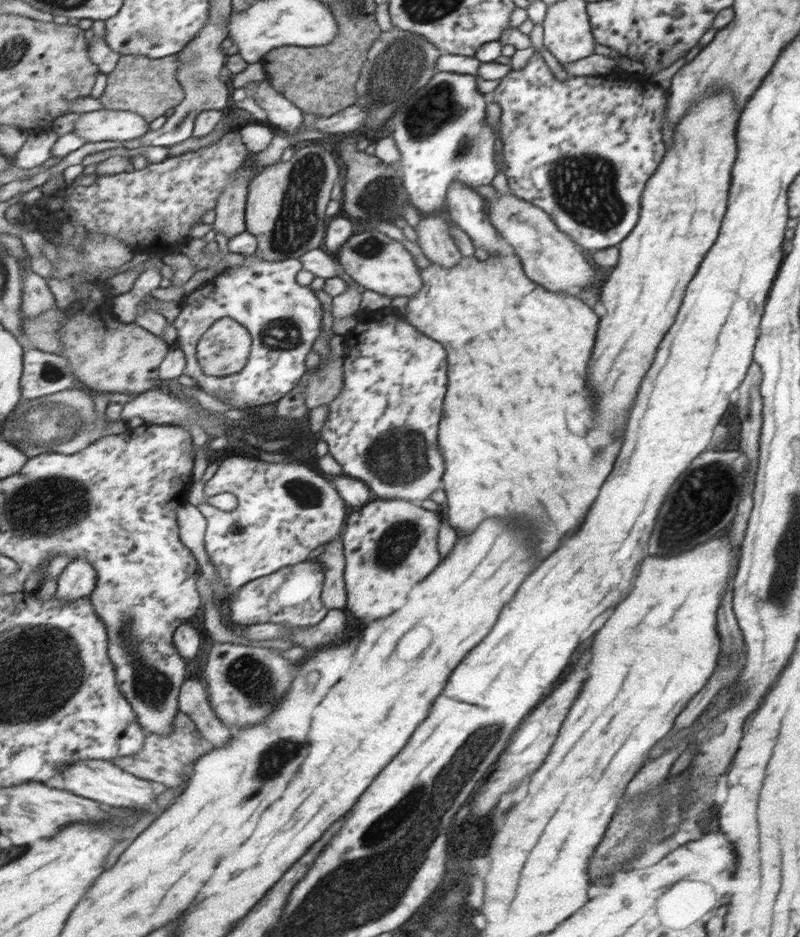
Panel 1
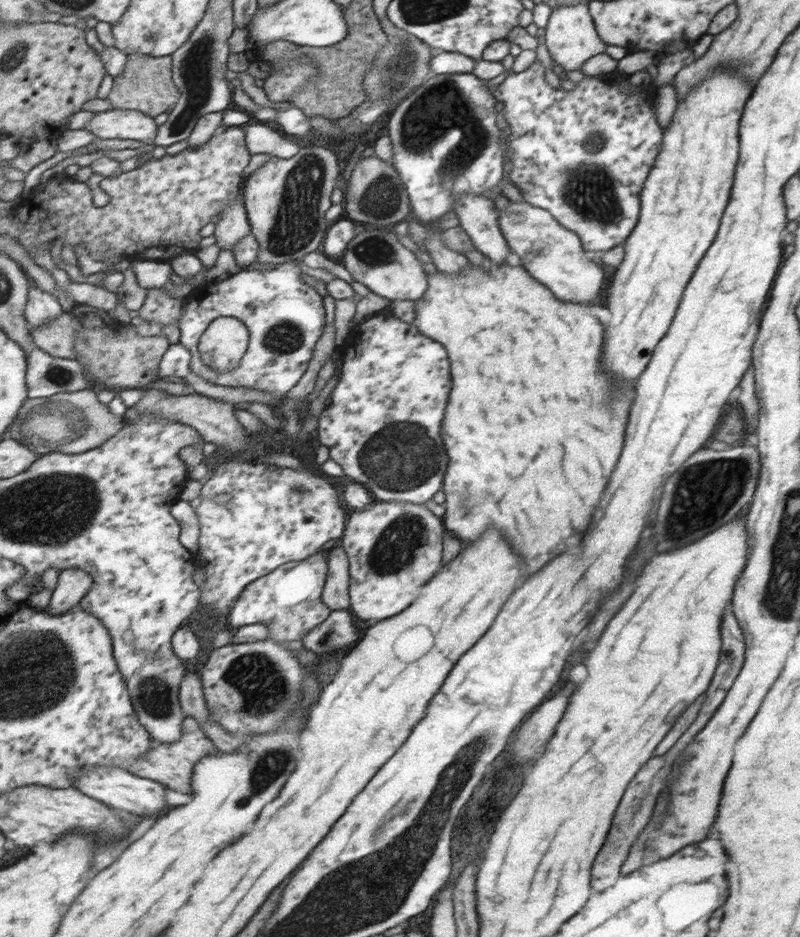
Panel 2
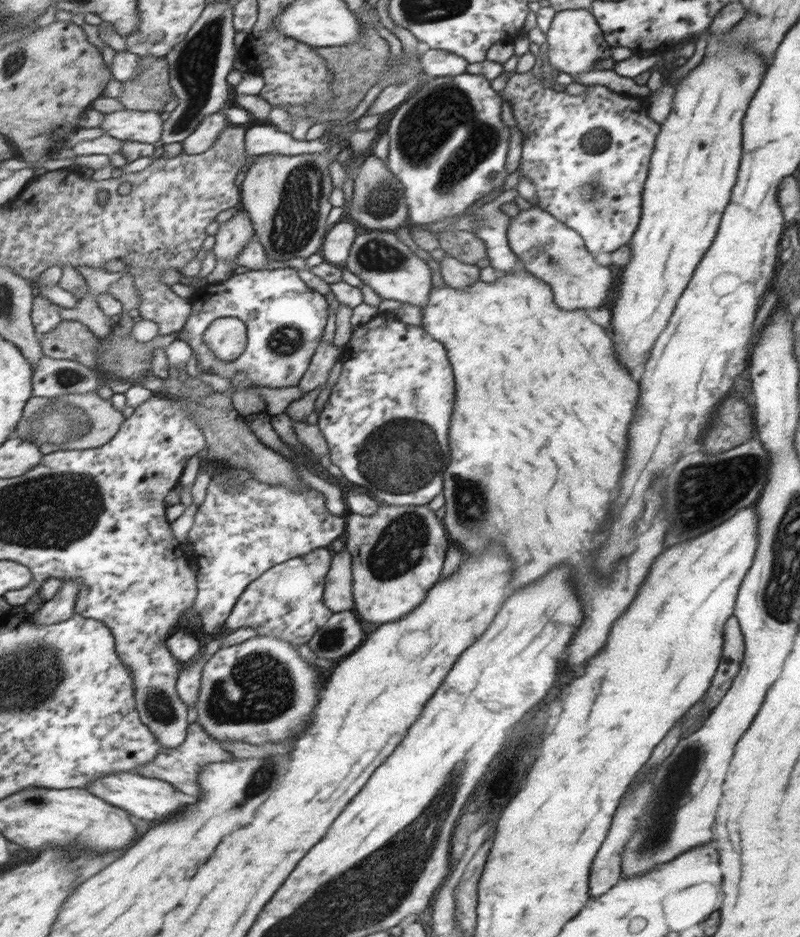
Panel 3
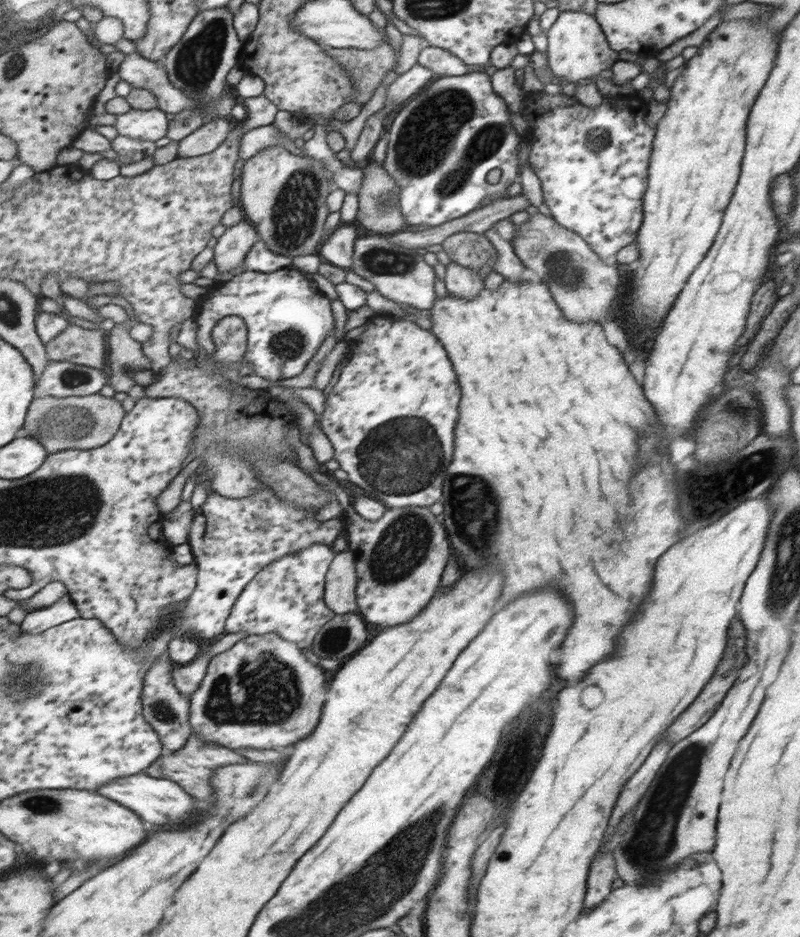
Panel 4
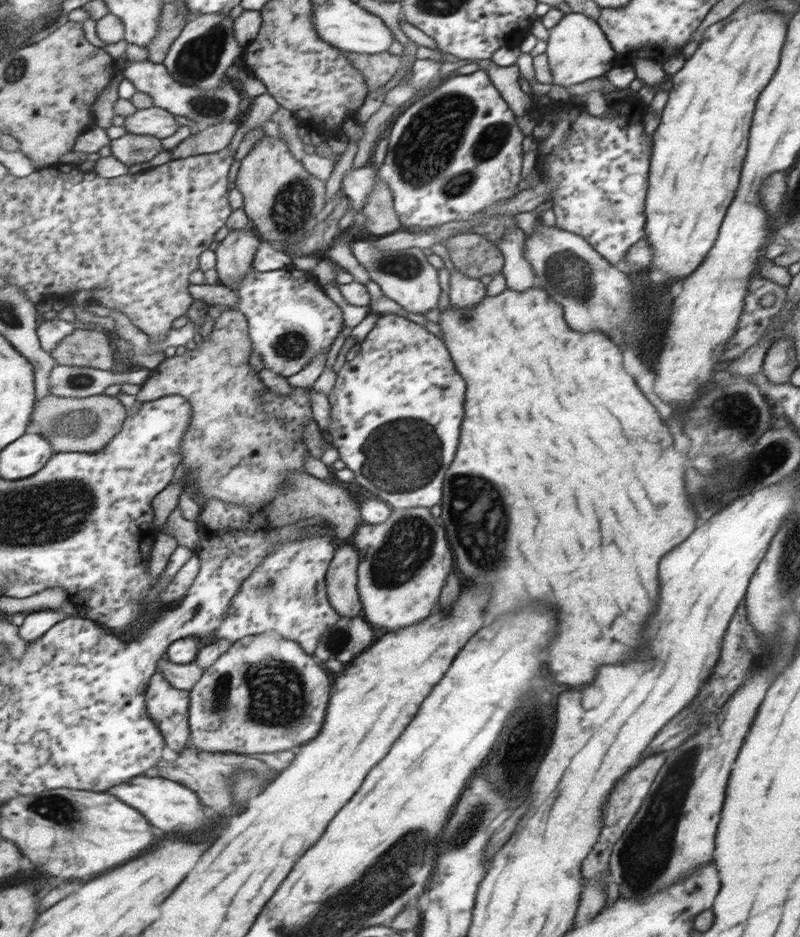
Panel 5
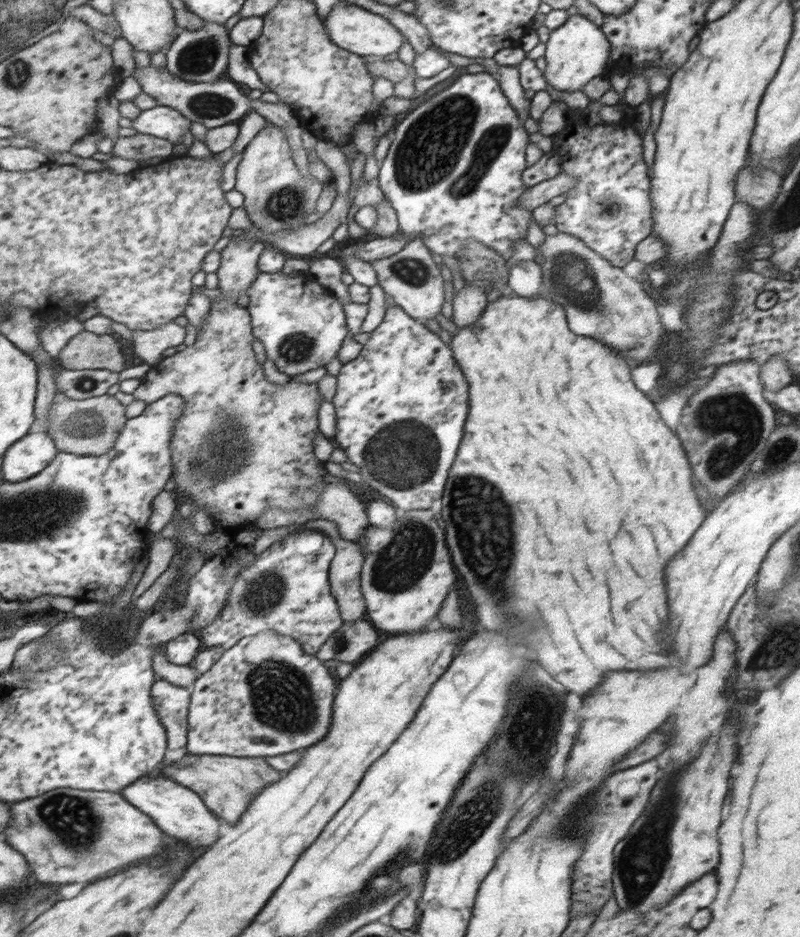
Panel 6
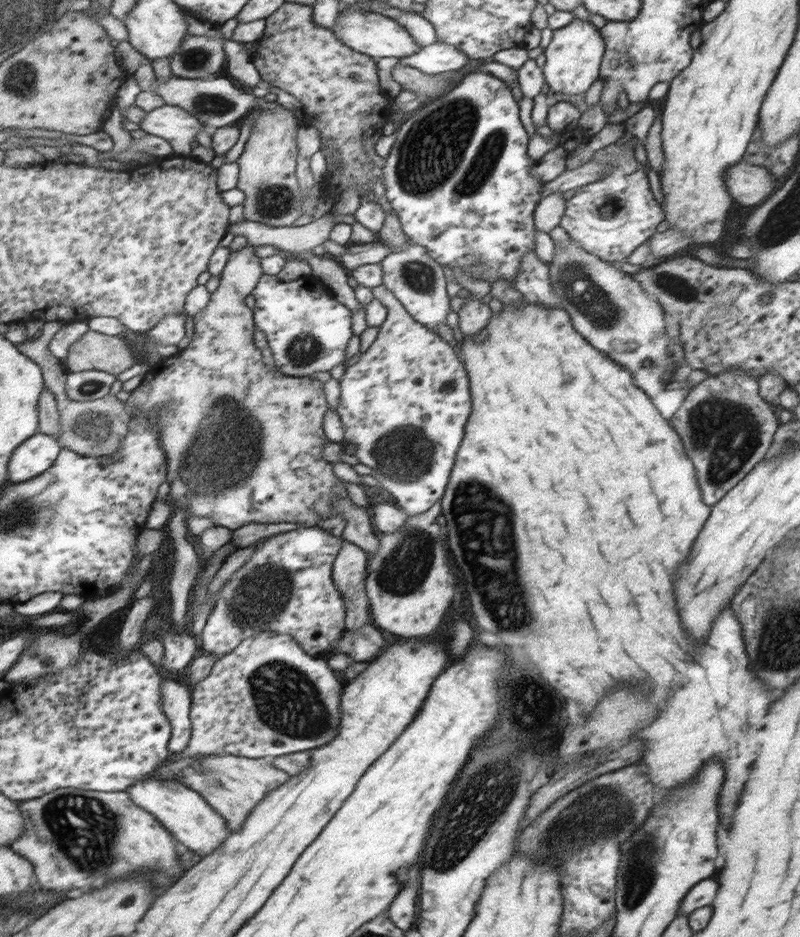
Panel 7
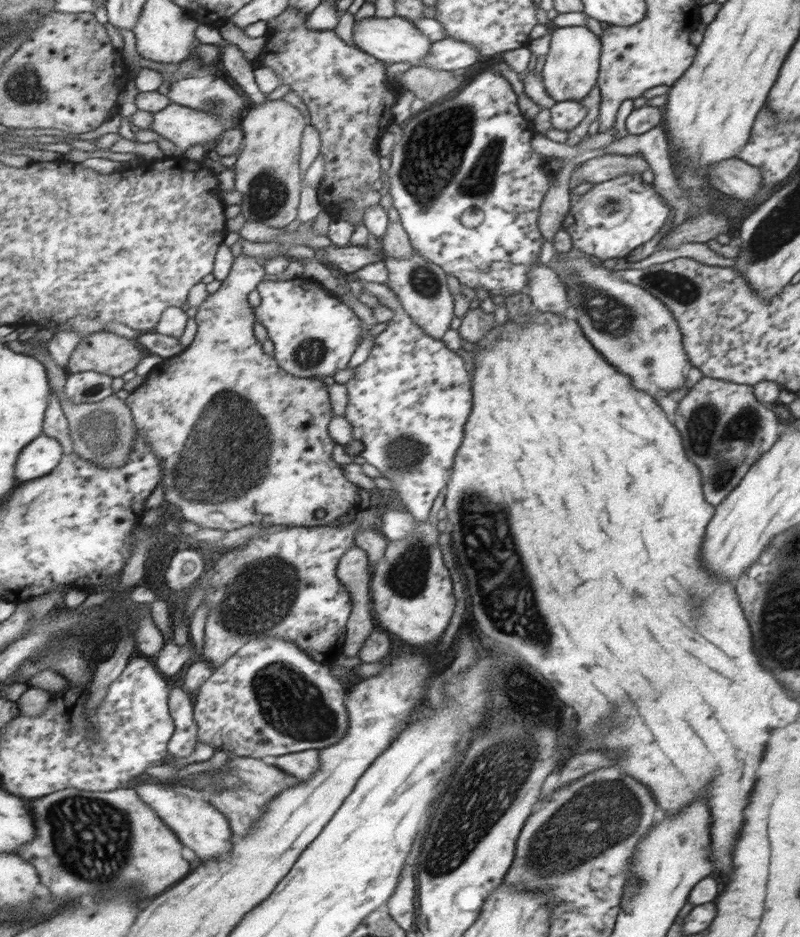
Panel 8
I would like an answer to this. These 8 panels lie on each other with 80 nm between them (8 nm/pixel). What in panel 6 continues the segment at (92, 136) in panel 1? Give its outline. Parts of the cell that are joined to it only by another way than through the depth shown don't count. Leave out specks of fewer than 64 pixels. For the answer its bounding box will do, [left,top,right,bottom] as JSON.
[132,104,191,146]

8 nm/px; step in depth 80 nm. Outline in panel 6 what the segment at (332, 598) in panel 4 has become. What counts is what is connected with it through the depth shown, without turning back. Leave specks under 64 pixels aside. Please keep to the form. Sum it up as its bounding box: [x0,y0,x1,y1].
[305,518,368,624]

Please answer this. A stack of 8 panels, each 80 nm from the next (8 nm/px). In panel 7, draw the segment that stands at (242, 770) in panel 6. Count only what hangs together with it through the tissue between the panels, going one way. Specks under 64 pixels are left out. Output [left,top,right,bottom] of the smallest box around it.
[178,754,292,832]

